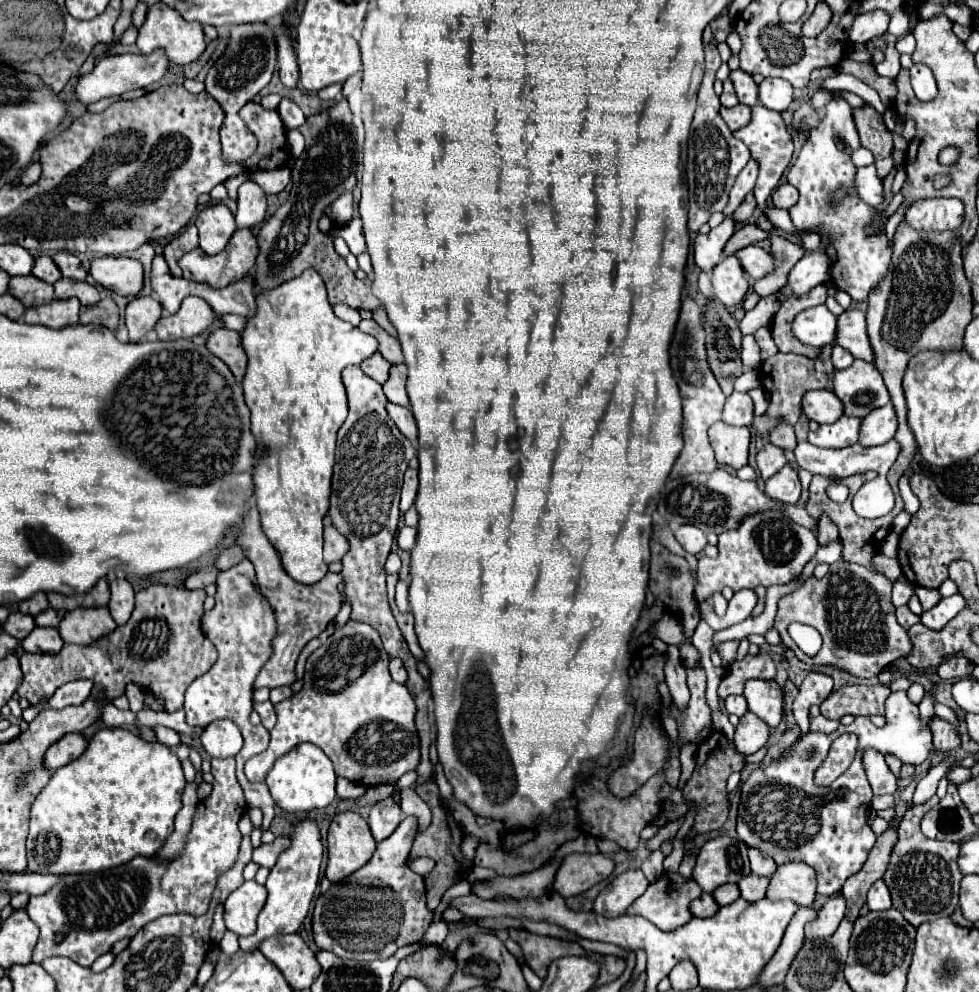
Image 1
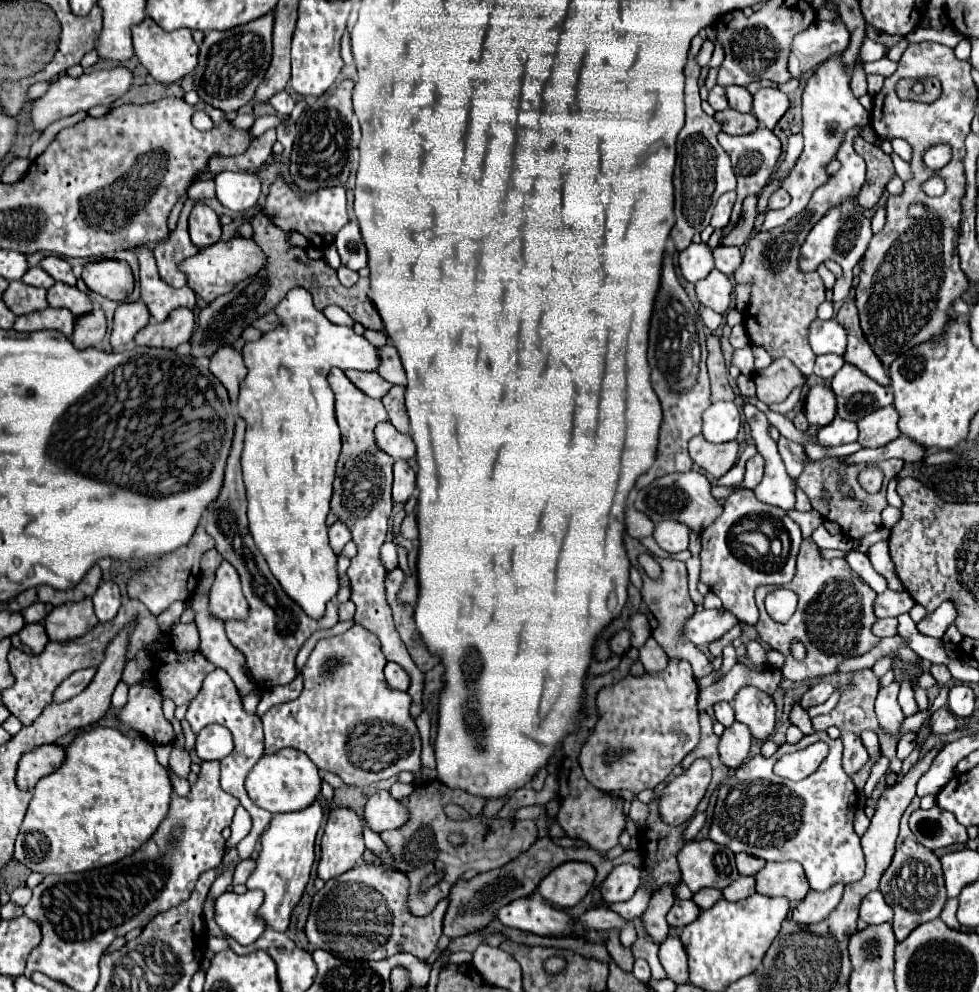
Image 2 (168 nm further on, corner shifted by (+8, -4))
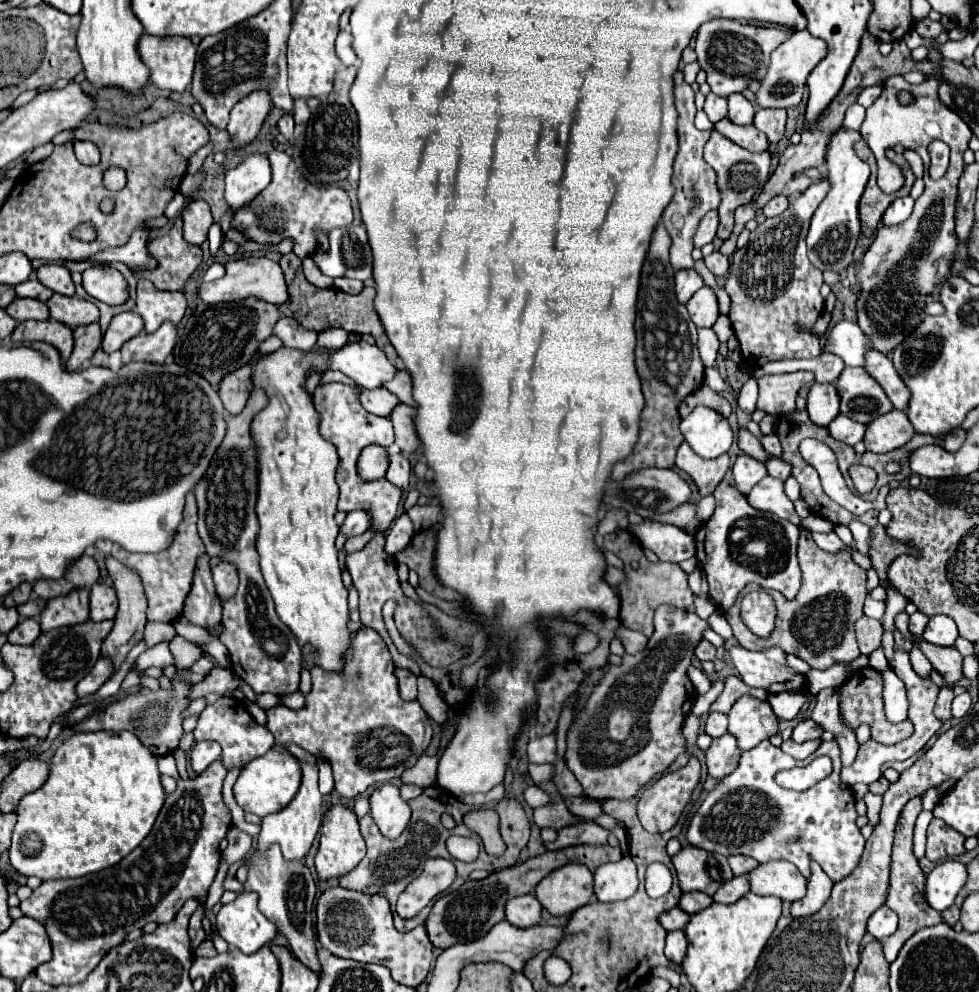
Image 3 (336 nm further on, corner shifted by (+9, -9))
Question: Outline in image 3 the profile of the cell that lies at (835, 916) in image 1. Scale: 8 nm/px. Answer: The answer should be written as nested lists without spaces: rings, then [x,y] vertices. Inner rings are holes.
[[[813,863],[811,879],[807,881],[807,895],[791,905],[791,915],[809,917],[817,913],[829,901],[831,889],[833,889],[833,881],[829,879],[829,875],[825,875],[825,871],[817,863]]]

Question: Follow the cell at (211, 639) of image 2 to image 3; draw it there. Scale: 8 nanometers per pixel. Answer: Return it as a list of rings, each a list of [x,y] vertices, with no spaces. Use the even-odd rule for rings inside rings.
[[[203,555],[197,561],[193,587],[187,595],[183,617],[187,617],[193,625],[205,627],[209,631],[217,631],[221,627],[221,601],[211,579],[209,555]]]

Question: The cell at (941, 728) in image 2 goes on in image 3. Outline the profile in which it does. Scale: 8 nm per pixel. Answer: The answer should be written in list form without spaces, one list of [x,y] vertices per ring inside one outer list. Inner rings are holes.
[[[943,687],[935,705],[935,715],[937,719],[943,719],[943,723],[947,723],[953,715],[951,715],[951,701],[953,701],[953,691],[951,687]]]

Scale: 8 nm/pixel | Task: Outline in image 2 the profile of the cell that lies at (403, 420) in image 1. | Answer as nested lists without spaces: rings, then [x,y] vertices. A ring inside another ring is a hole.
[[[382,422],[376,426],[374,430],[374,438],[376,438],[376,446],[386,452],[388,456],[392,456],[394,460],[408,460],[416,454],[416,446],[412,442],[410,436],[398,434],[398,430],[394,430],[394,426],[390,426],[390,422]]]

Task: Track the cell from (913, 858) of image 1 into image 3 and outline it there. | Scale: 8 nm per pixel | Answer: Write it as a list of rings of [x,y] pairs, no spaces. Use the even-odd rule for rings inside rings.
[[[915,797],[903,807],[899,823],[897,823],[897,831],[895,831],[893,859],[891,859],[891,883],[889,883],[885,905],[891,907],[899,915],[899,927],[891,937],[883,939],[883,951],[885,951],[885,959],[889,963],[895,961],[899,949],[913,933],[917,933],[923,927],[931,927],[931,925],[941,923],[939,911],[929,909],[929,903],[925,903],[925,871],[921,869],[919,859],[913,853],[913,827],[915,827],[915,819],[917,819],[919,811],[921,811],[921,799]]]

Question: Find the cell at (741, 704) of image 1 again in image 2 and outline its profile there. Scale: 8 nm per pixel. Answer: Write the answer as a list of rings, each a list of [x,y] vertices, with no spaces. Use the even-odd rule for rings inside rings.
[[[720,702],[718,706],[714,706],[714,718],[722,726],[732,726],[734,724],[734,710],[732,710],[732,706],[728,702]]]

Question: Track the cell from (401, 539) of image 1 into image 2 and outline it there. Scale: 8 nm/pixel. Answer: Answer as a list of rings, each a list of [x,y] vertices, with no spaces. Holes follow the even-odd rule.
[[[410,512],[404,522],[402,522],[402,536],[408,540],[418,538],[418,522],[416,522],[416,512]]]

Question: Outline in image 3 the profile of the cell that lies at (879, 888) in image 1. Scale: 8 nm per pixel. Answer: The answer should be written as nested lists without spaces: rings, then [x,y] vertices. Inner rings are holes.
[[[879,907],[867,921],[867,931],[875,937],[875,939],[883,939],[889,937],[897,931],[897,915],[895,911],[891,911],[889,907]]]

